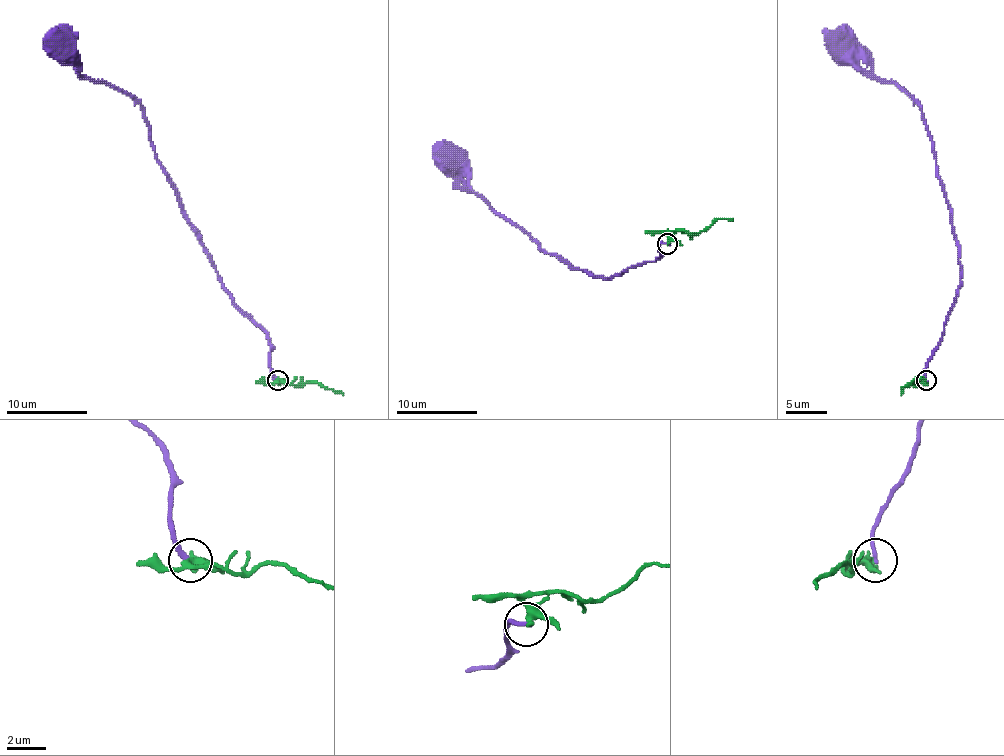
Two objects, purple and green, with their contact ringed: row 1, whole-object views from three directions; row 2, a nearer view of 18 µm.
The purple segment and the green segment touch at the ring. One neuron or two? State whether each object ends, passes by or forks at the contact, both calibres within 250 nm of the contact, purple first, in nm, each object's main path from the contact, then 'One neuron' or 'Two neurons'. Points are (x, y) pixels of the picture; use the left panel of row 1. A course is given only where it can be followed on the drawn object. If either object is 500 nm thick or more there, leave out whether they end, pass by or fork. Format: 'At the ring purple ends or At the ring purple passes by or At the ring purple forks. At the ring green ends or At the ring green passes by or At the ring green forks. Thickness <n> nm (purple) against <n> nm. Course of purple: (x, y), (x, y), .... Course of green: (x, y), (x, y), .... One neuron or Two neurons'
At the ring purple ends. At the ring green forks. Thickness 260 nm (purple) against 280 nm. Course of purple: (278, 381), (266, 334), (223, 286), (157, 158), (142, 107), (77, 71), (73, 42), (65, 38). Course of green: (278, 381), (315, 383), (343, 395). Two neurons

